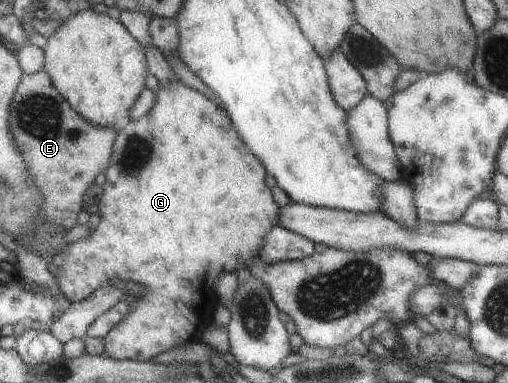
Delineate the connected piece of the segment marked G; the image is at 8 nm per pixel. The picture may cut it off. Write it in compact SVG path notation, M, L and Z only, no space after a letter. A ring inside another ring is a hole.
M176 80L164 86L162 84L158 85L153 109L150 109L150 111L151 113L147 112L140 118L129 120L116 129L108 164L103 171L105 182L101 186L102 193L97 203L100 221L95 229L86 238L80 238L63 246L52 255L50 262L47 264L48 271L52 273L59 285L59 291L65 295L69 302L79 301L100 285L109 284L116 279L135 281L143 287L143 293L137 299L133 296L126 298L130 305L129 313L118 323L115 323L108 333L102 337L104 345L102 354L116 360L128 359L149 362L148 359L155 357L162 351L178 346L183 347L190 343L191 339L199 339L201 333L206 330L207 319L211 319L211 316L207 313L212 311L214 305L218 303L217 298L213 297L211 292L213 287L216 286L217 277L223 275L225 271L235 273L237 267L248 269L251 264L255 264L260 254L263 236L267 233L267 230L275 225L278 216L279 206L271 197L270 188L263 182L266 171L259 160L245 147L242 139L231 125L228 115L217 106L217 103L213 103L211 99L207 99L203 94Z

